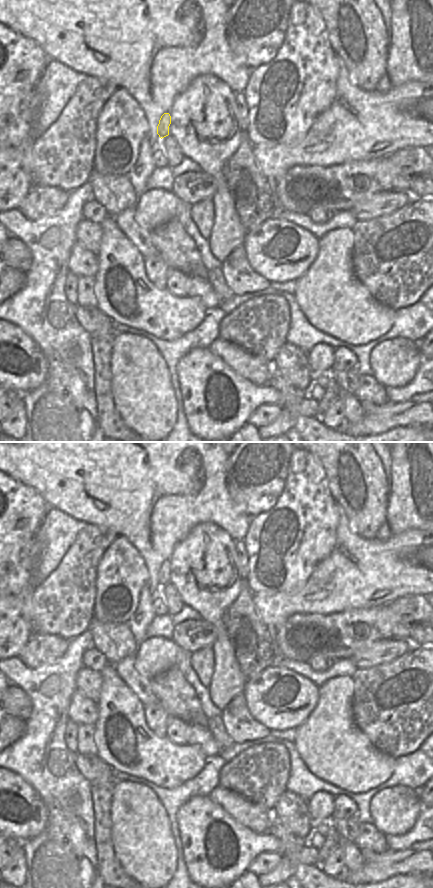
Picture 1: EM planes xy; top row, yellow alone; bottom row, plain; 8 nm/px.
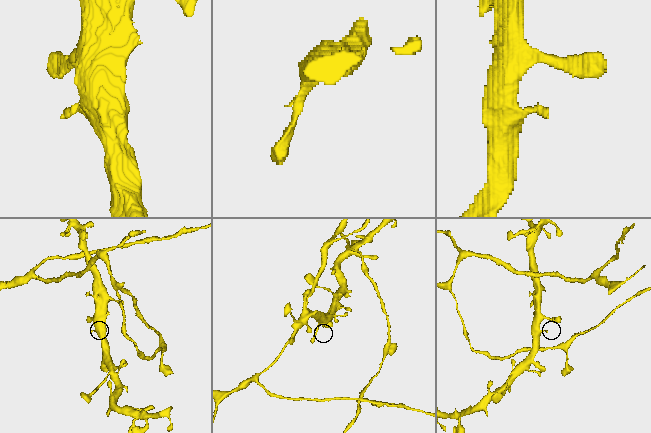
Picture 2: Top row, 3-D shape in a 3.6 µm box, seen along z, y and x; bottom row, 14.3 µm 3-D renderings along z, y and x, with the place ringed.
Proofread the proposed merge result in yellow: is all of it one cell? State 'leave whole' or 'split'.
leave whole

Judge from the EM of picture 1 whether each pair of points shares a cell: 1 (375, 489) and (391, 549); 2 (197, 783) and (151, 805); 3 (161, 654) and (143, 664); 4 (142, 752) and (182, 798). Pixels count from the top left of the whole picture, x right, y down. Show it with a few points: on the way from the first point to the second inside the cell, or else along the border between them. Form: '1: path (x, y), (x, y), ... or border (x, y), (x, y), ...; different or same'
1: border (354, 530), (364, 538), (376, 539); different
2: border (144, 784), (158, 798), (166, 812), (169, 823); different
3: path (157, 655), (147, 662); same
4: border (195, 777), (173, 788), (158, 787), (151, 782); different

